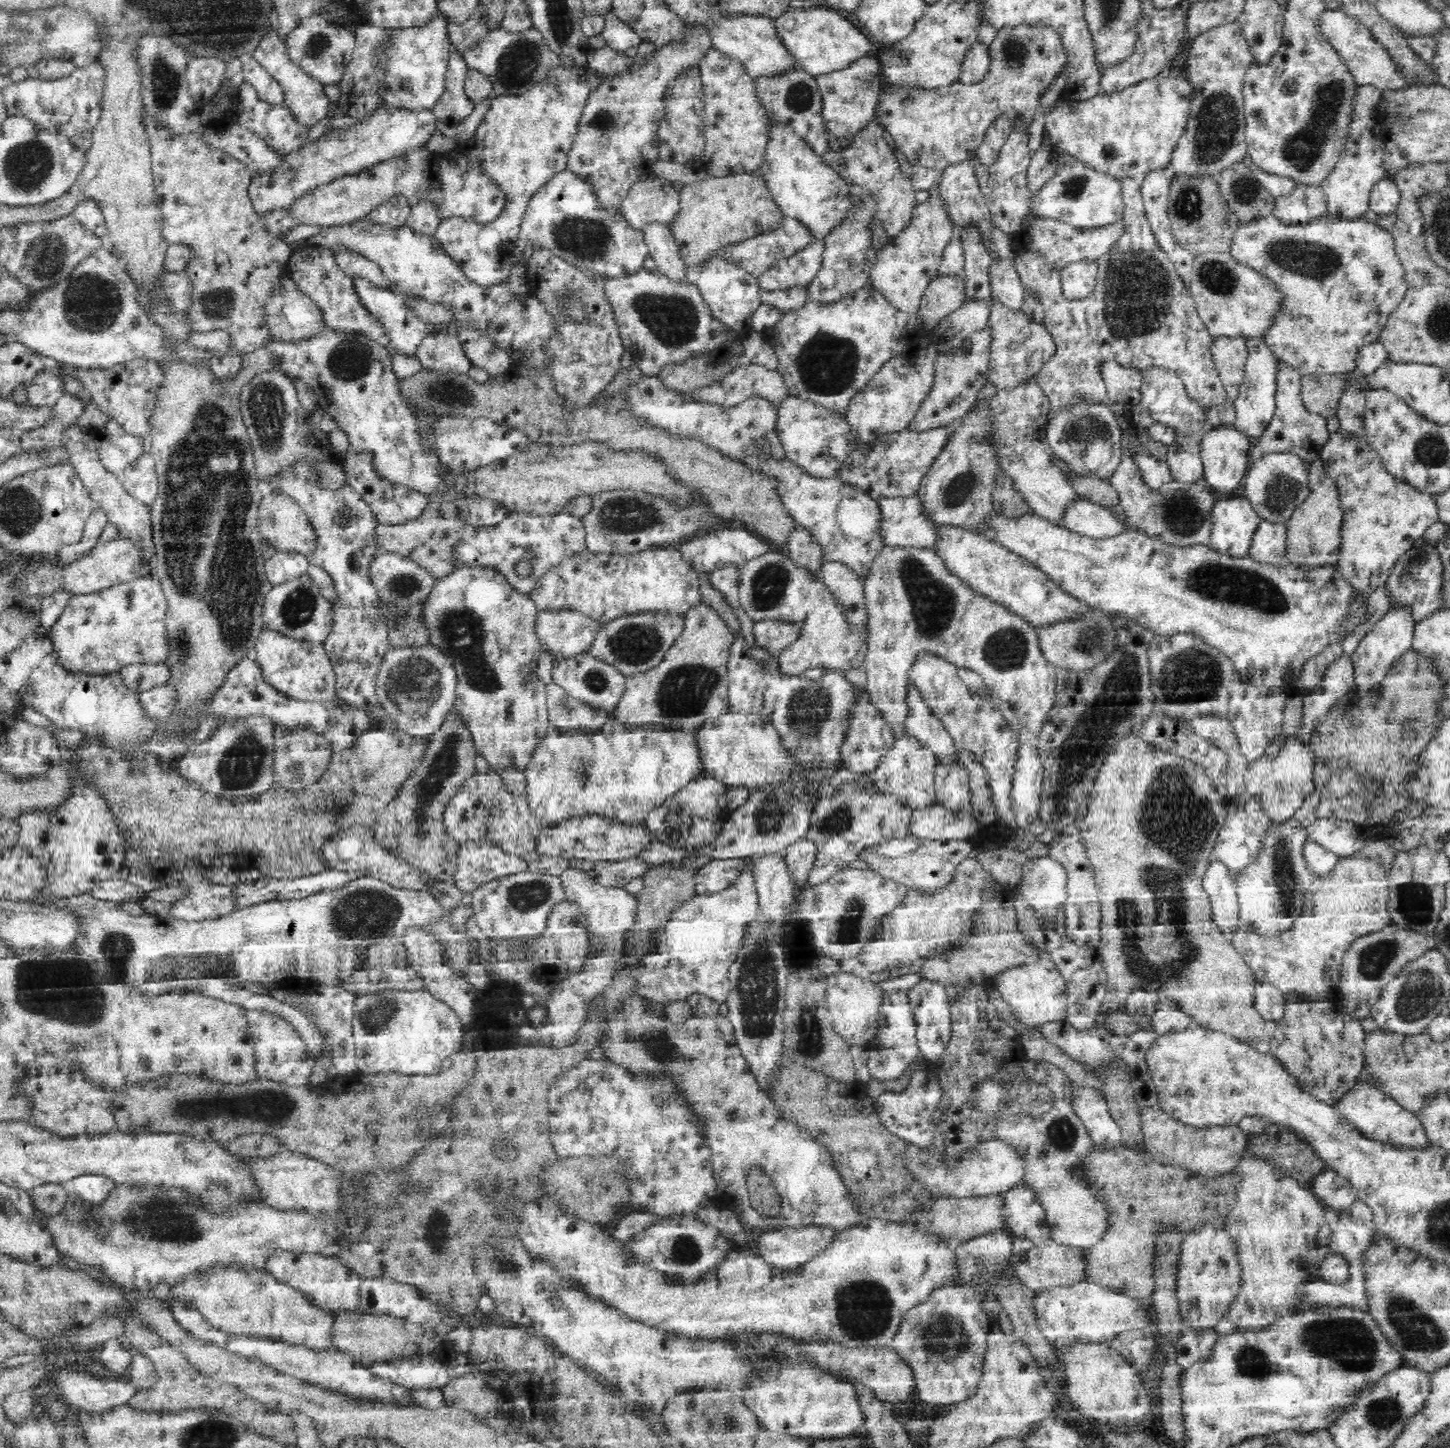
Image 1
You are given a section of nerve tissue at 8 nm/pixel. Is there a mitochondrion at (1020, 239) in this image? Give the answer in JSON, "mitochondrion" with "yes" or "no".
{"mitochondrion":"no"}

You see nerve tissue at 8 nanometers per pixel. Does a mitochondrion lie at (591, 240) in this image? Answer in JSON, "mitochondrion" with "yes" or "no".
{"mitochondrion":"yes"}

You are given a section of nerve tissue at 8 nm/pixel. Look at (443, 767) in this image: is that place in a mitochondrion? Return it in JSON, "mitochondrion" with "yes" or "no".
{"mitochondrion":"yes"}

